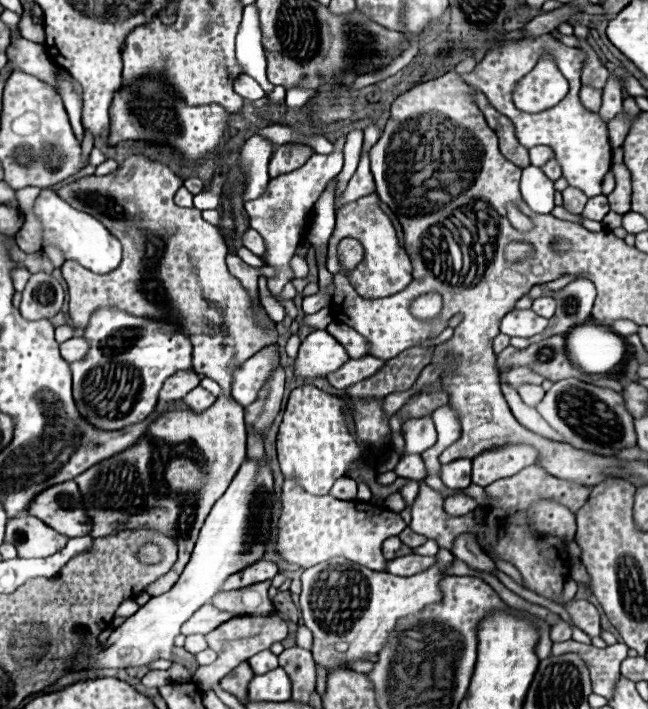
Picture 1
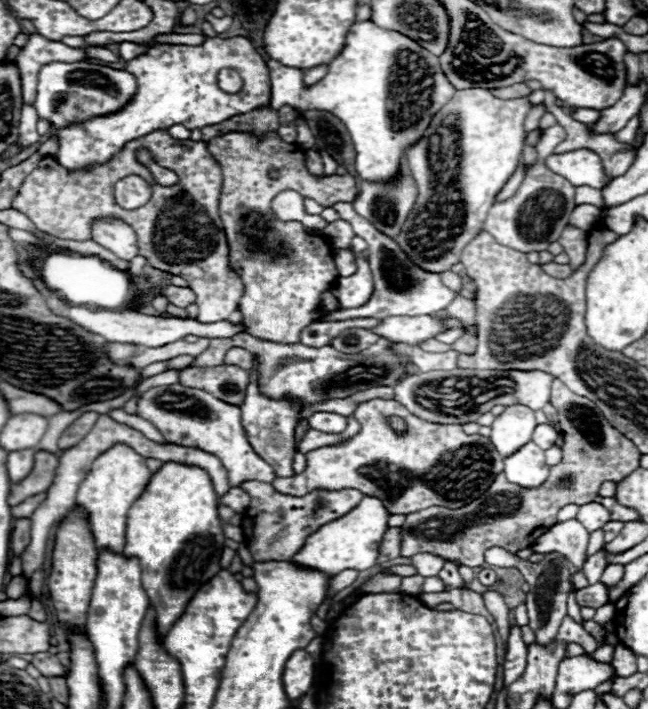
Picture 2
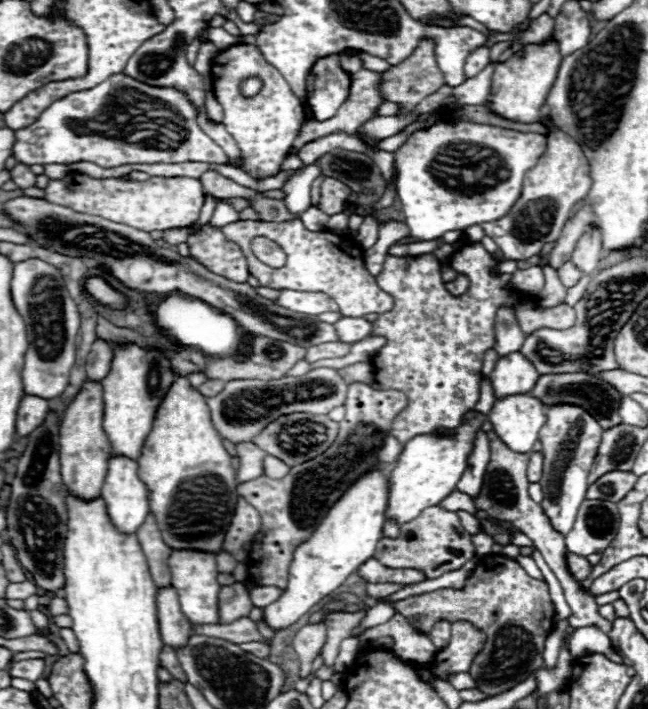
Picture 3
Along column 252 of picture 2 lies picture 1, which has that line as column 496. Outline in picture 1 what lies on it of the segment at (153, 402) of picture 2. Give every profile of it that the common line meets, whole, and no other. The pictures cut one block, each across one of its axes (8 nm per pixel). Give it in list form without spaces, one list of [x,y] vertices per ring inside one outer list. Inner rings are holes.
[[[510,444],[498,450],[488,450],[472,460],[472,484],[488,486],[500,478],[510,478],[522,468],[536,462],[538,452],[532,446]]]

